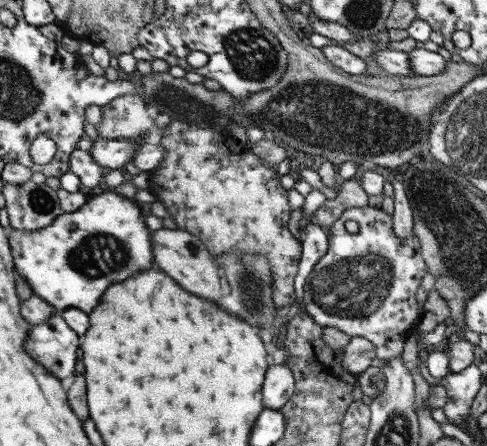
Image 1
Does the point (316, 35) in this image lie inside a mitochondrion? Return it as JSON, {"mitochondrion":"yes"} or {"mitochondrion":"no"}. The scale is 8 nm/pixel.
{"mitochondrion":"no"}

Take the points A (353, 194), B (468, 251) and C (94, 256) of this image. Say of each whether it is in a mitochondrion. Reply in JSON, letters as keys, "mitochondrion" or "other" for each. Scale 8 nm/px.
{"A":"other","B":"mitochondrion","C":"mitochondrion"}

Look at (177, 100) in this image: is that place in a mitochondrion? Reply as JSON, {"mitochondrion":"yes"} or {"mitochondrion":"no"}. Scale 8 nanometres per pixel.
{"mitochondrion":"yes"}

